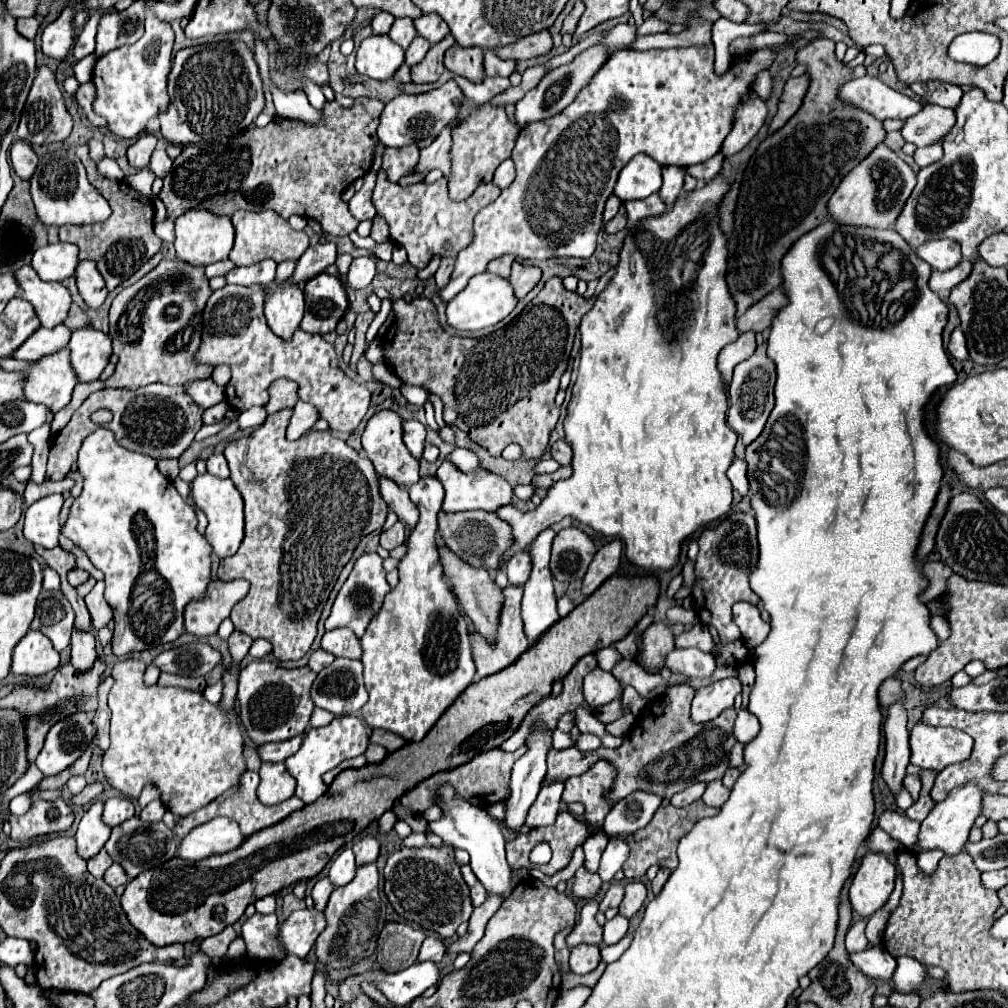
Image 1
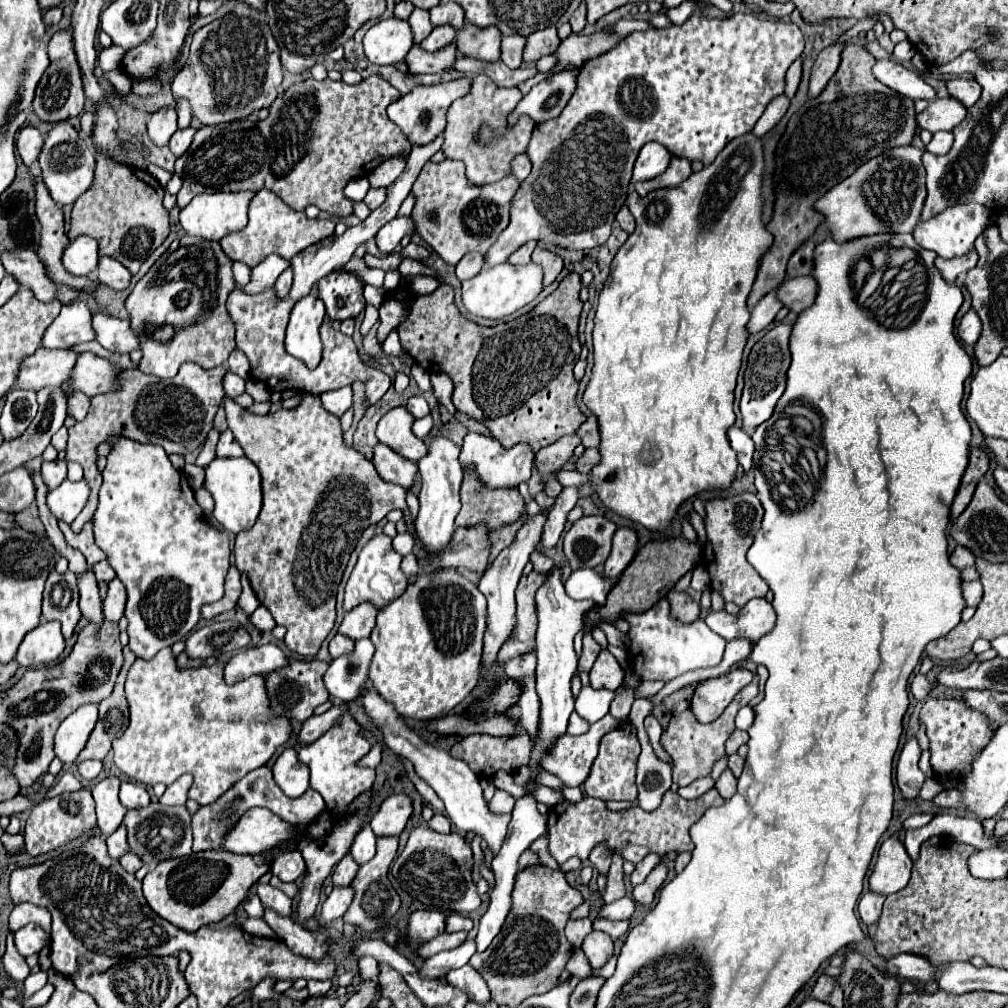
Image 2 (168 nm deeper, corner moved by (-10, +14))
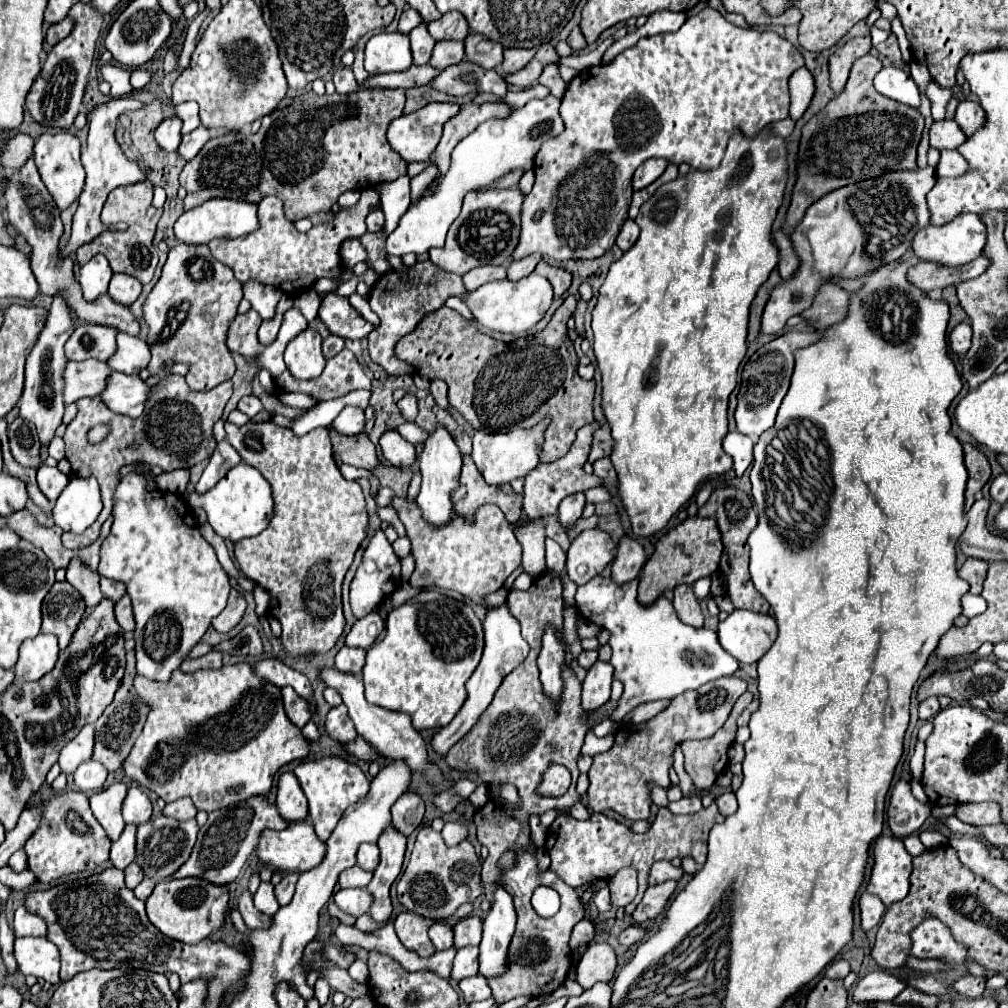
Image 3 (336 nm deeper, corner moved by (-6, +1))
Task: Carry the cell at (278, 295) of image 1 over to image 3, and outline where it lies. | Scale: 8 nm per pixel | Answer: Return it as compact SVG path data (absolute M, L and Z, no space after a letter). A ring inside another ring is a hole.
M312 327L298 333L298 337L286 345L284 363L296 379L318 379L318 375L324 371L324 355L320 345L322 337Z

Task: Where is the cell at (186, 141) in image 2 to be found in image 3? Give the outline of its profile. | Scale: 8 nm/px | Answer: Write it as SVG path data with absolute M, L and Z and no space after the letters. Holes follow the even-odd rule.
M200 125L198 129L194 129L192 133L188 133L188 135L182 137L182 143L180 143L180 147L178 147L178 155L182 155L182 159L190 161L194 155L198 155L198 151L204 147L204 143L206 143L208 139L210 139L208 129Z

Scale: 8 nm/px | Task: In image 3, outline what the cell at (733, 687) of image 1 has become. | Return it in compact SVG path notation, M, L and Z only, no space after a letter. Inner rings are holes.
M722 677L716 681L710 681L694 691L686 691L678 697L674 697L670 701L670 705L658 713L654 719L642 723L642 725L622 725L618 729L614 747L606 753L598 753L594 755L594 763L588 771L590 777L590 787L588 787L588 809L602 813L602 811L614 811L618 815L622 815L624 819L648 819L650 815L650 791L646 789L648 781L656 781L662 787L670 785L668 779L668 769L672 765L672 749L676 743L682 743L686 739L706 739L712 737L728 719L736 699L746 691L746 681L738 679L738 677Z

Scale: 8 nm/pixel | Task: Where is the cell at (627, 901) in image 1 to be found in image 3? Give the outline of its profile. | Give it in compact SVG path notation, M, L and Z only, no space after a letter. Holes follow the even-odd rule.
M664 881L660 885L654 885L654 887L648 887L646 893L644 893L644 899L642 903L634 909L632 913L632 919L636 923L644 923L648 919L654 919L664 907L666 907L666 901L670 899L670 895L674 893L676 889L676 881Z

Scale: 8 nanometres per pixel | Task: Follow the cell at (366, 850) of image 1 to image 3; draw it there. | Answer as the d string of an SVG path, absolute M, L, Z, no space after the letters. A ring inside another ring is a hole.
M404 793L392 805L392 827L402 831L402 835L410 835L424 817L424 803L416 793Z

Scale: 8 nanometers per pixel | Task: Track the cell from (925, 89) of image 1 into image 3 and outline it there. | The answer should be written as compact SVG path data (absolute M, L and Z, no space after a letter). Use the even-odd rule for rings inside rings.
M966 97L958 103L954 119L966 135L972 135L984 123L984 109L980 107L976 97Z

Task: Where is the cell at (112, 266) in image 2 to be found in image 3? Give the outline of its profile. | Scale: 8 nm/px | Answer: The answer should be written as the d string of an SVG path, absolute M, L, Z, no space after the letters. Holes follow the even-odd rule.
M114 273L112 279L110 279L110 287L108 287L108 295L122 303L122 305L130 305L138 299L142 291L142 283L126 273Z

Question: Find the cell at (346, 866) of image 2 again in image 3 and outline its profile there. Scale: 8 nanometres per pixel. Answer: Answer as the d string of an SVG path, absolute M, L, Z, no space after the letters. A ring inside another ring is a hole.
M354 865L354 867L350 867L350 869L344 869L342 873L340 873L340 877L338 877L338 885L342 887L342 889L346 889L346 887L366 887L368 883L370 883L370 879L372 879L372 873L370 871L364 871L364 869L360 869L358 865Z

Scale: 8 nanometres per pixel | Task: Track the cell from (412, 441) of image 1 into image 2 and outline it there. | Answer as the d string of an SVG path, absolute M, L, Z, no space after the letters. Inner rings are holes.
M412 396L412 398L408 398L406 408L408 408L408 412L410 412L414 418L420 418L422 414L428 414L428 412L430 412L428 402L426 402L424 398L420 398L420 396Z

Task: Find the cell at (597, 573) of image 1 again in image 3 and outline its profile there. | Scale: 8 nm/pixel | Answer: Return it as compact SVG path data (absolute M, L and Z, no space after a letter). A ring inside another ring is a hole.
M622 537L618 543L616 559L612 563L612 581L622 585L622 583L628 583L630 579L636 579L646 559L648 555L636 539Z

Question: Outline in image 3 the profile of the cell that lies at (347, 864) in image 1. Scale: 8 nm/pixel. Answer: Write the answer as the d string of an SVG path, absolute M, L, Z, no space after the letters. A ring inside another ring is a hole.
M362 843L358 849L358 865L366 871L374 871L378 865L378 845L376 843Z

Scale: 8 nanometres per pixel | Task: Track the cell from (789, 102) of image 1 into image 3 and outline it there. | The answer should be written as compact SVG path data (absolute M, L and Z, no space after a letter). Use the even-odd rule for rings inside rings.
M859 37L846 41L830 55L828 69L830 69L830 89L834 91L834 95L838 95L844 89L852 63L858 57L866 55L870 49L872 49L870 37Z

